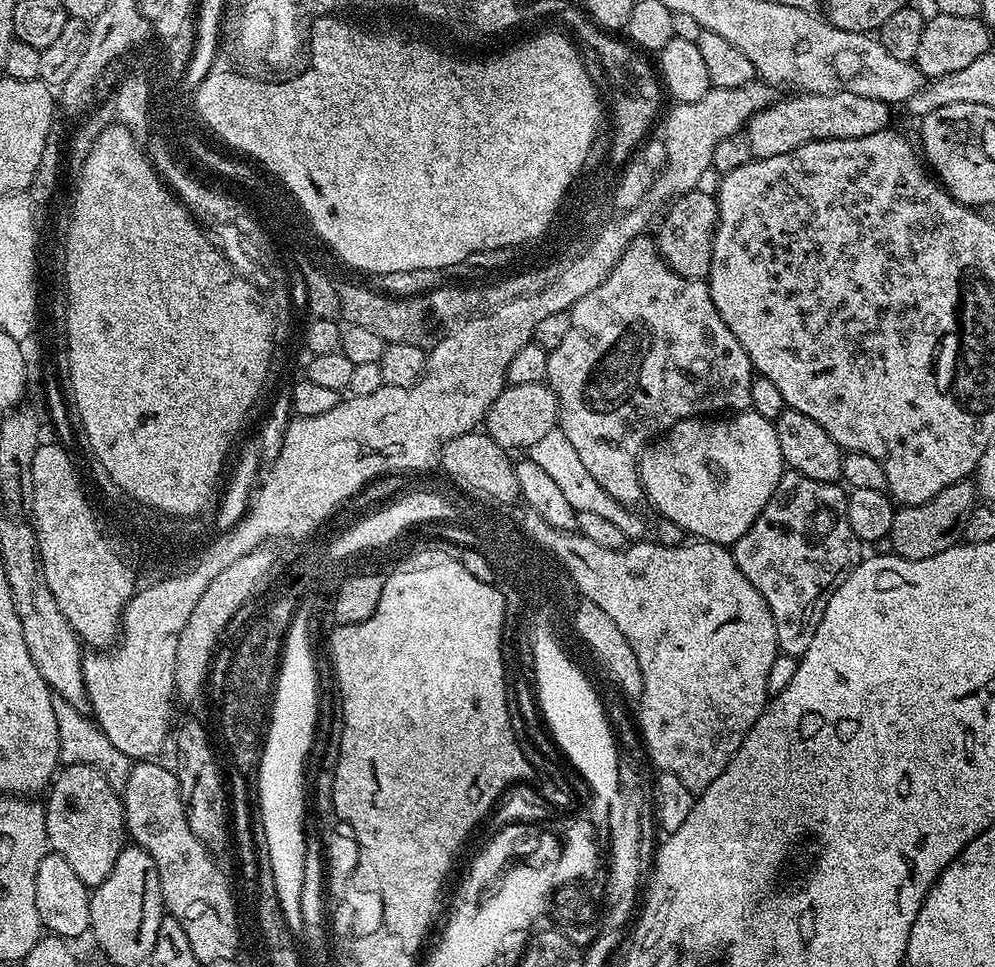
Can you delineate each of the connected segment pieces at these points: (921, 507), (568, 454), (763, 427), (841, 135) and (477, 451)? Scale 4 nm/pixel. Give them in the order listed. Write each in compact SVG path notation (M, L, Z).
M969 481L951 484L936 495L934 499L922 504L899 507L891 522L889 541L892 540L893 553L907 560L921 561L922 558L934 557L959 541L966 519L978 504L975 485Z
M557 430L544 435L539 442L534 442L534 446L530 450L530 458L561 488L562 495L569 500L570 506L574 506L577 512L599 514L600 517L614 522L614 526L621 528L625 534L631 533L632 535L633 532L636 535L633 537L643 537L640 536L644 532L643 518L635 516L632 513L635 511L631 507L622 505L614 498L610 498L610 494L606 494L606 490L602 490L602 486L598 486L598 482L594 482L593 476L586 471L586 466L582 466L582 458L578 458L574 446L570 446L566 434L562 434Z
M749 410L723 418L691 416L675 424L645 448L640 456L640 487L644 489L647 503L652 503L663 519L678 525L689 537L731 546L746 534L746 530L750 530L762 506L770 502L785 471L775 423L762 418L762 414Z
M806 92L792 94L789 100L777 99L769 108L758 110L748 119L746 139L757 160L790 154L798 146L819 140L866 138L889 127L893 109L878 98L862 98L849 92Z
M477 430L446 442L440 452L439 467L444 468L445 474L457 484L452 483L460 492L468 492L464 494L471 494L500 506L512 506L521 499L521 494L513 457L508 456L511 455L502 446L498 446L498 442L494 442L494 438L490 438L487 432Z

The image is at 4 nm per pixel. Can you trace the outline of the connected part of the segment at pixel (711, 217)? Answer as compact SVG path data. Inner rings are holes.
M697 190L677 196L675 200L667 205L666 211L668 213L665 214L664 221L660 224L660 229L654 232L656 248L659 250L660 256L668 262L669 268L673 268L677 274L687 280L704 280L710 270L714 234L716 233L716 223L718 222L720 211L716 206L715 195L711 191L704 191Z

